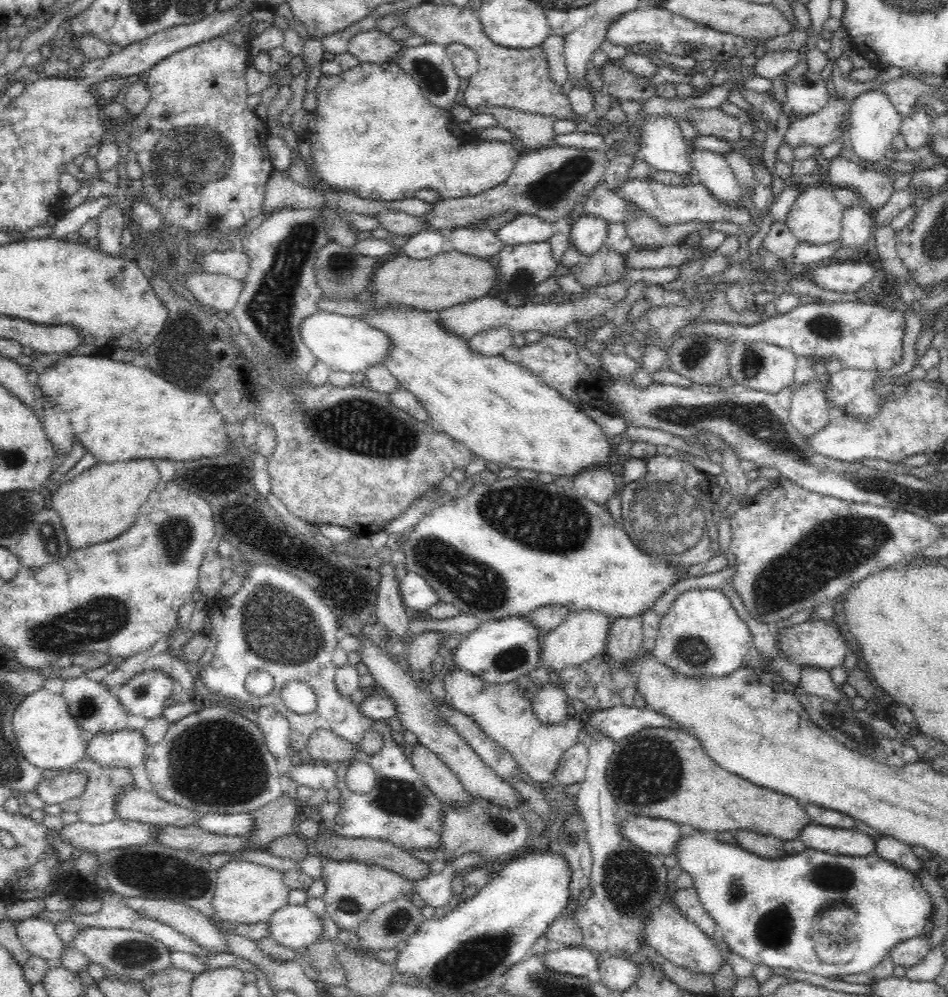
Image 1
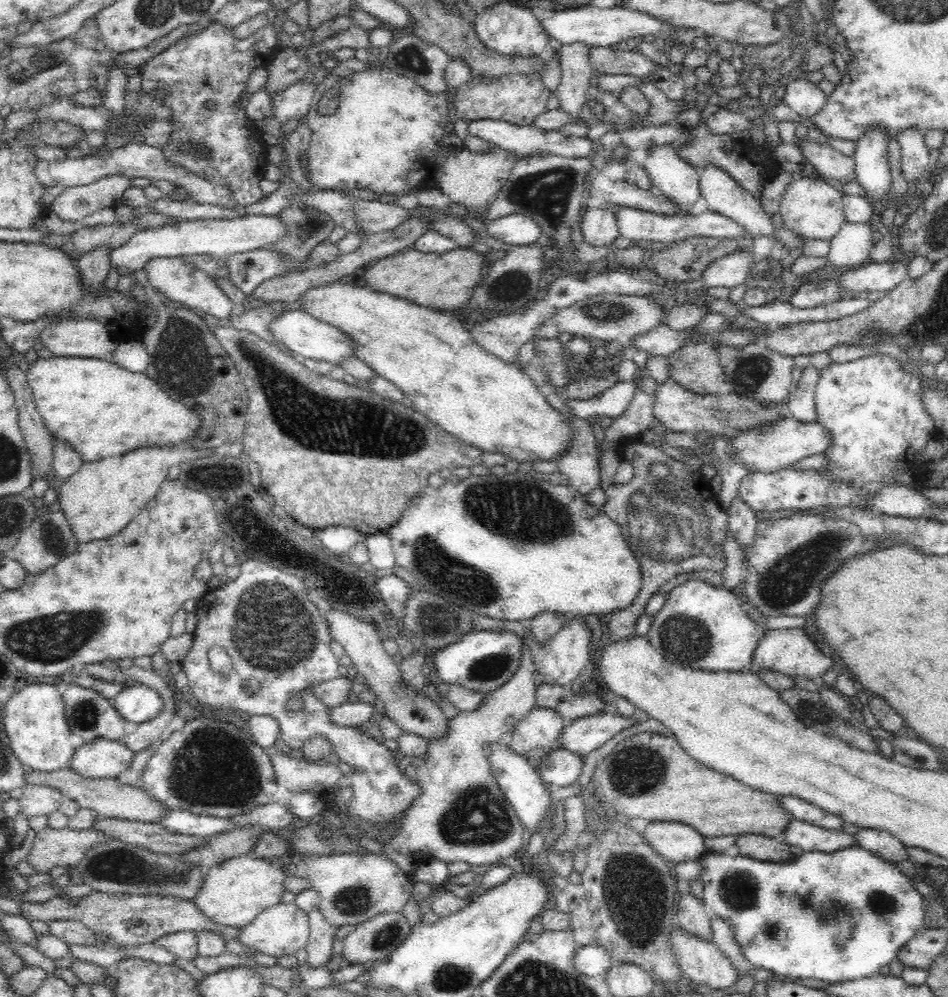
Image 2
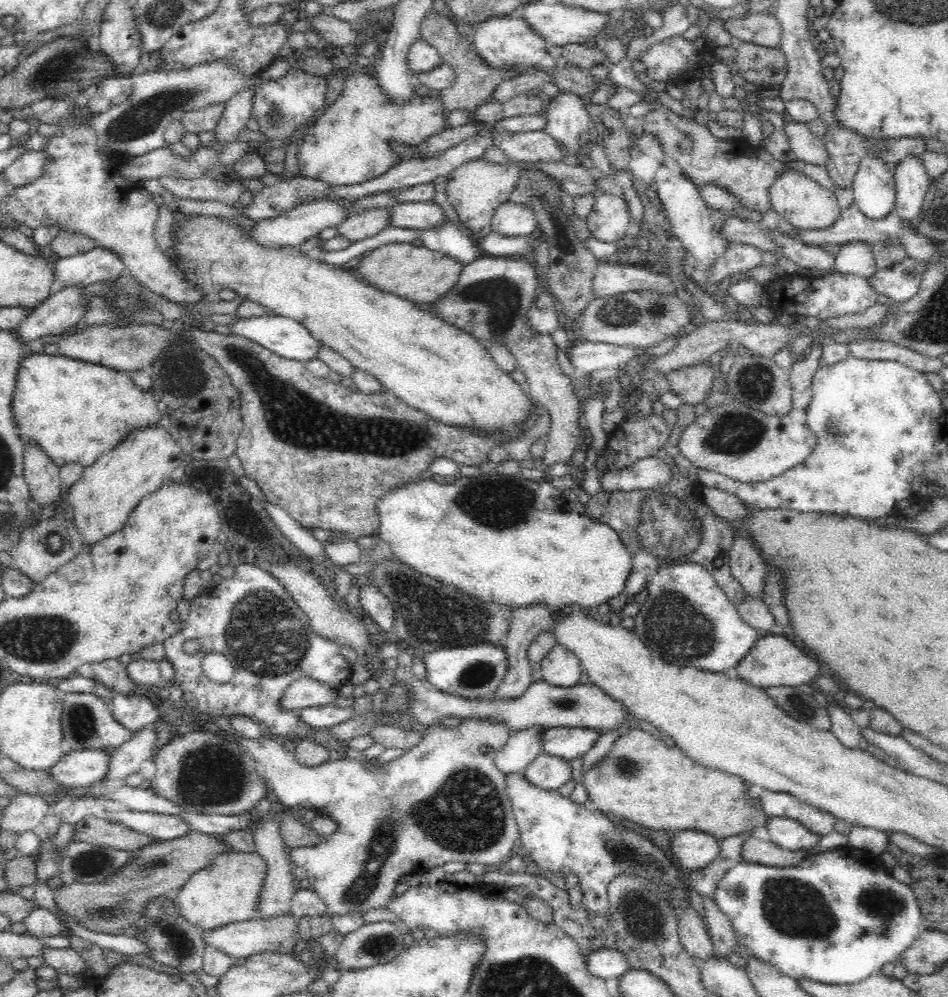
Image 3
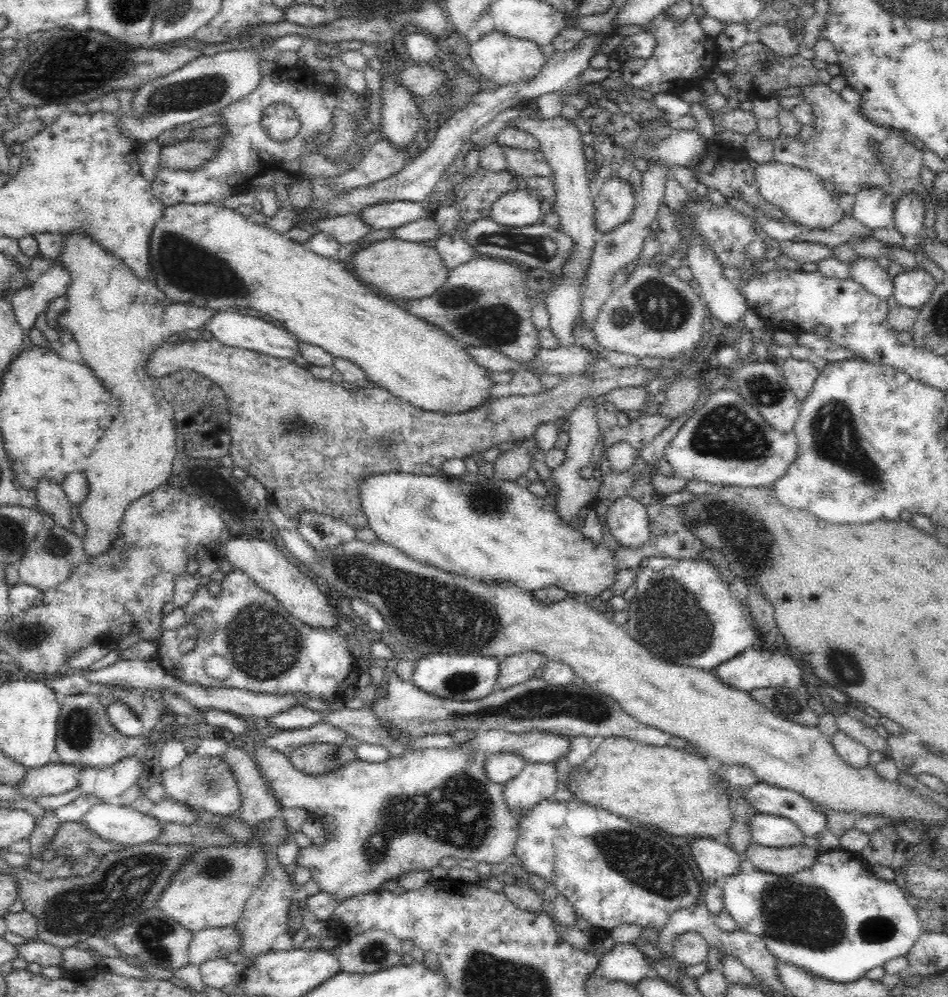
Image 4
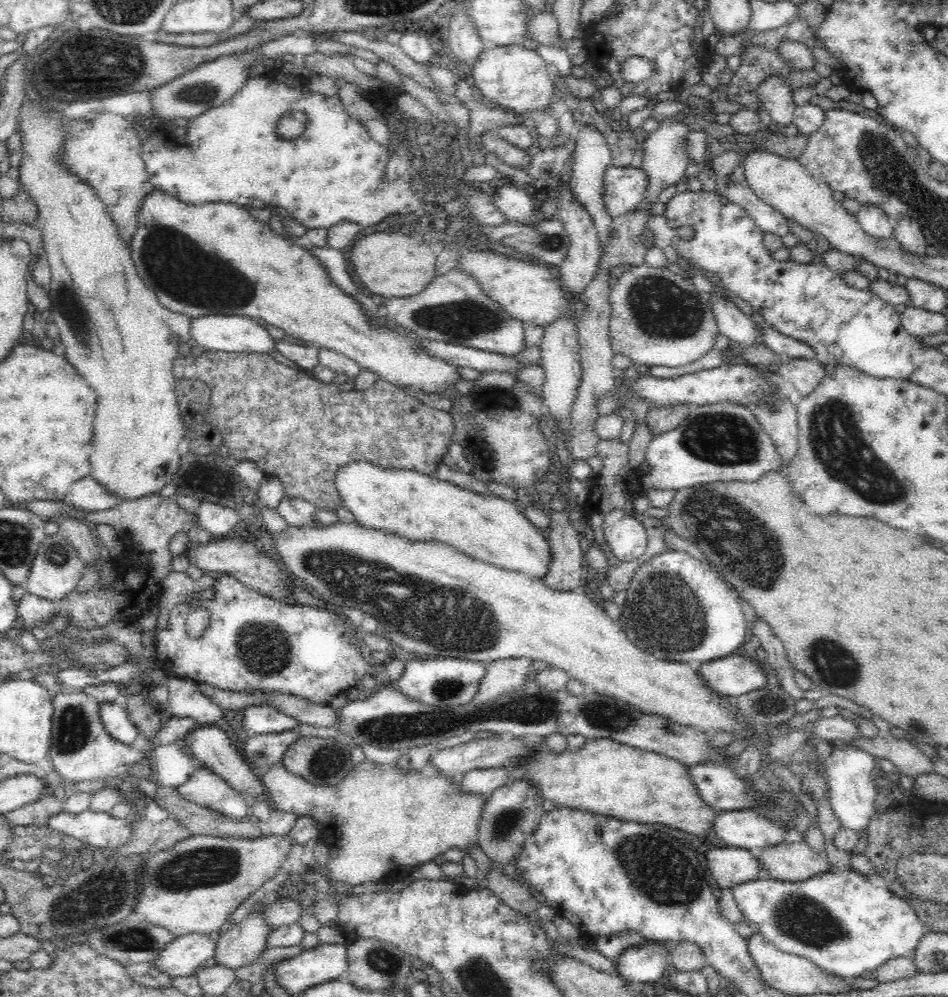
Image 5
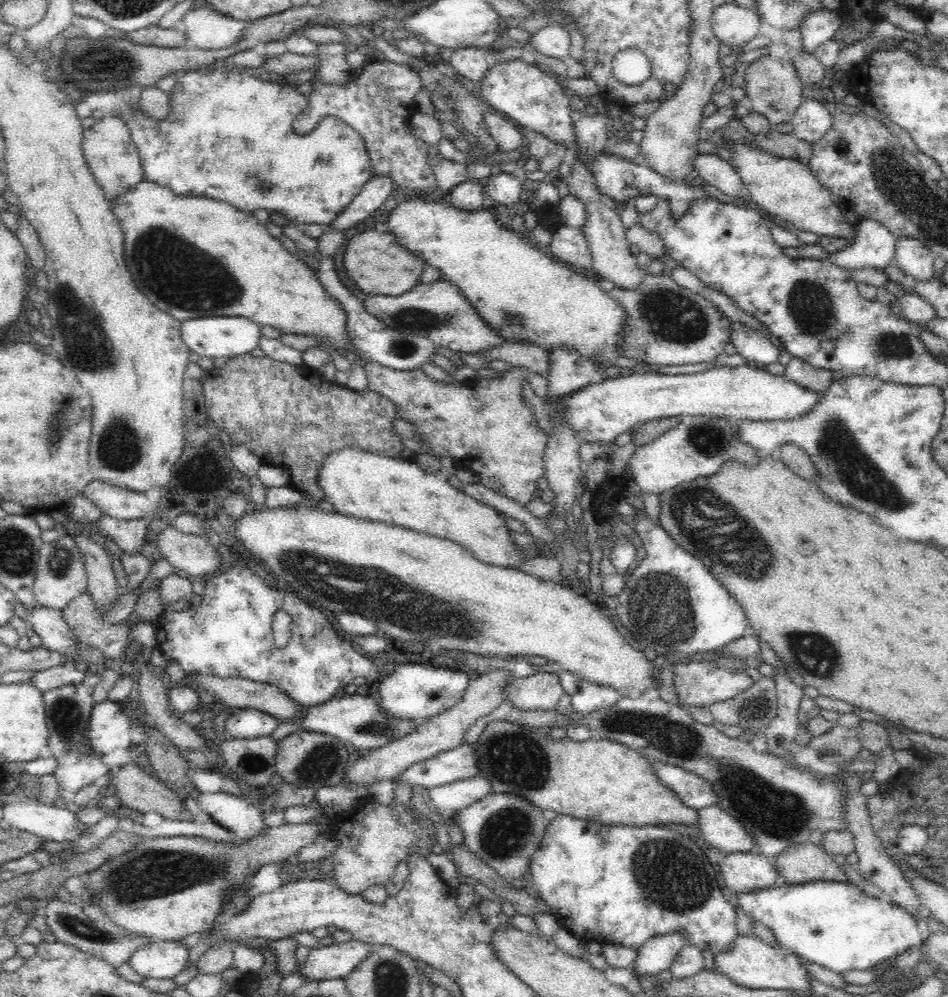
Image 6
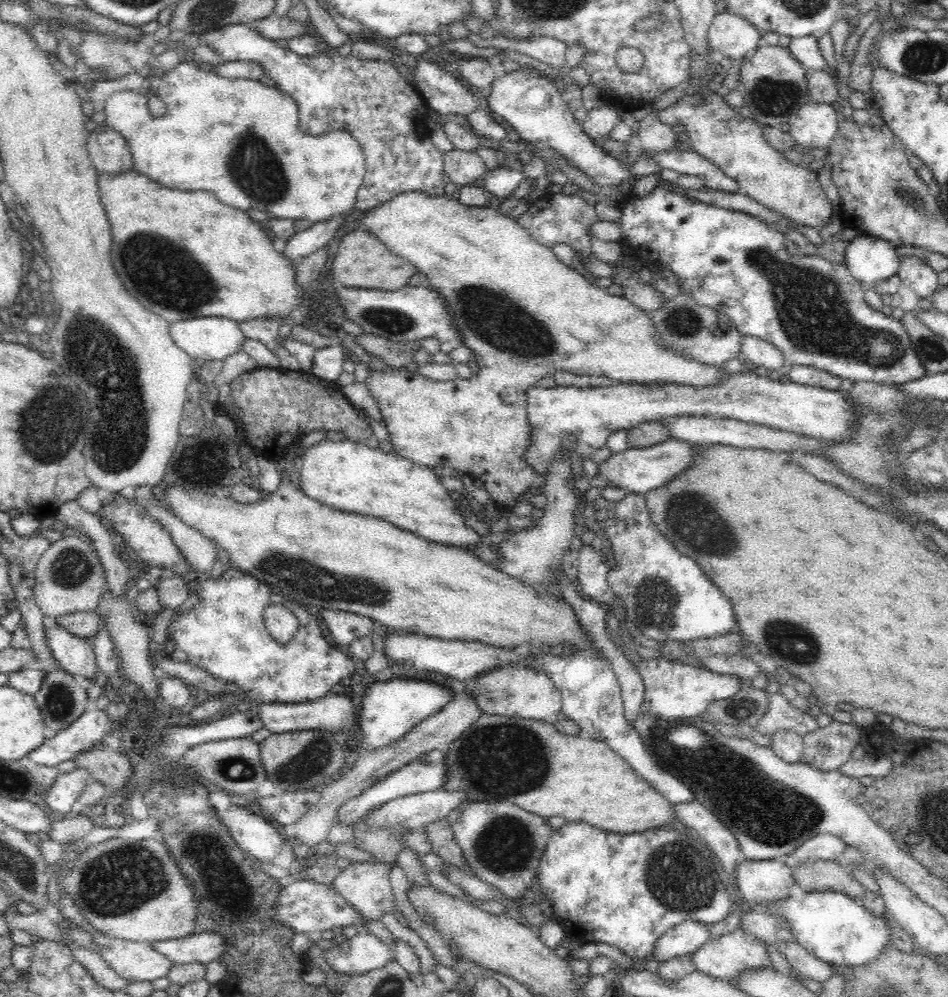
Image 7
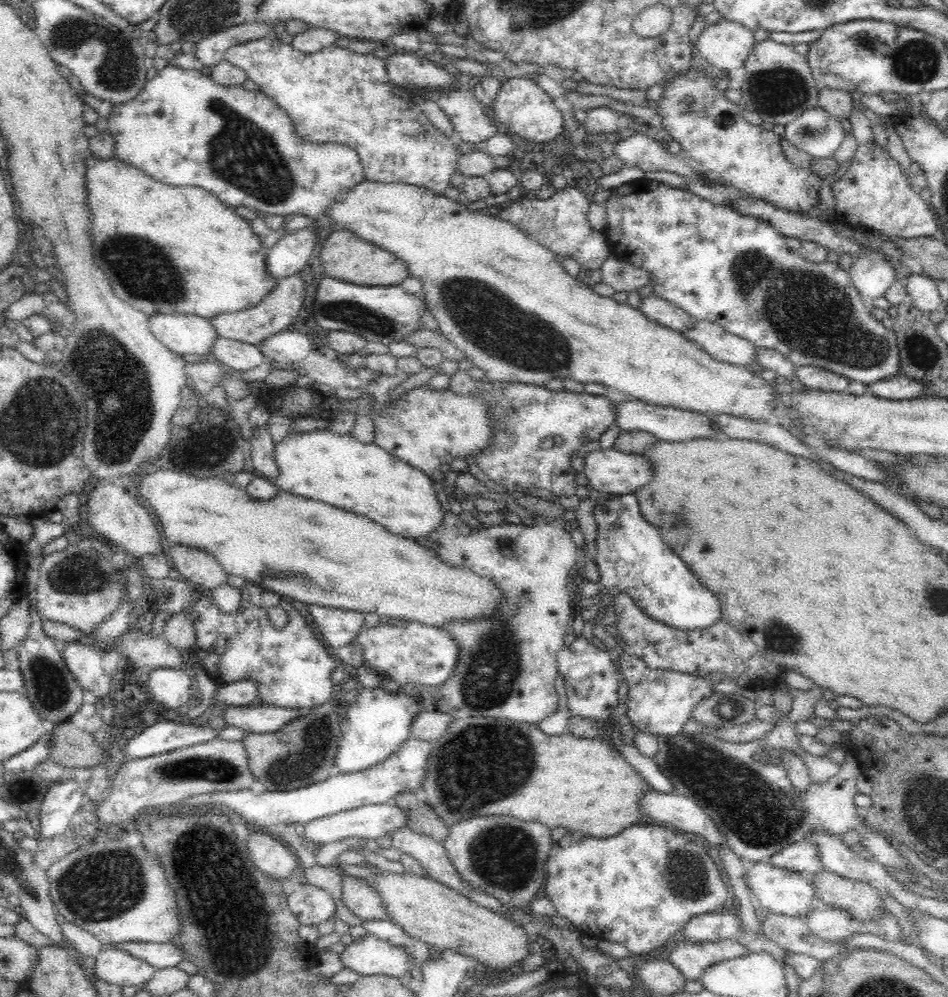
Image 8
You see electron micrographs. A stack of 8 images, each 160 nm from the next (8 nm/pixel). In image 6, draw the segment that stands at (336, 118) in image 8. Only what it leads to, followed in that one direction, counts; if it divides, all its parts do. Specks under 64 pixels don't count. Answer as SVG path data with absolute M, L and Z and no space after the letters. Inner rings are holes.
M198 8L182 18L182 28L189 45L202 50L223 49L235 45L247 22L223 16L210 8ZM384 59L364 61L360 67L352 69L344 83L324 82L318 77L312 79L313 90L306 97L306 108L293 122L296 134L303 135L313 131L324 117L336 117L352 127L364 141L372 177L386 176L394 183L394 192L407 192L411 196L422 196L424 192L433 192L437 186L437 178L429 163L429 145L412 132L409 116L418 111L415 101L416 94L423 88L422 80L416 71Z

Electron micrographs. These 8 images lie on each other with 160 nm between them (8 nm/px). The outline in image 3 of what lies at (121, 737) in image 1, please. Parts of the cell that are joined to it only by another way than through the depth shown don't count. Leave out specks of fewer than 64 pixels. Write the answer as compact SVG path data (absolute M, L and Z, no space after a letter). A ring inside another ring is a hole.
M104 750L70 751L46 771L62 788L90 786L104 779L108 760L110 754Z

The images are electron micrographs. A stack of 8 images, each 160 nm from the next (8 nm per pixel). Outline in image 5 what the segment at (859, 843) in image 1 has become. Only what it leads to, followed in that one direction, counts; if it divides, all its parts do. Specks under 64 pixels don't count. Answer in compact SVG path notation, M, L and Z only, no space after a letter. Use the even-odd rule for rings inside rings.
M740 809L719 811L711 832L716 832L718 840L724 842L723 846L750 850L778 844L788 827L782 821L772 821L750 809Z

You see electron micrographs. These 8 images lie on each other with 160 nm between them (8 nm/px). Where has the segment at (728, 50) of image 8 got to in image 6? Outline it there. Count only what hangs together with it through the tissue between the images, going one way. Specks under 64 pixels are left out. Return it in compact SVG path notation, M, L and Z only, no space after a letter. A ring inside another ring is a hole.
M722 4L711 15L711 28L720 44L729 46L731 54L741 54L742 49L760 33L759 14L754 9L736 4Z

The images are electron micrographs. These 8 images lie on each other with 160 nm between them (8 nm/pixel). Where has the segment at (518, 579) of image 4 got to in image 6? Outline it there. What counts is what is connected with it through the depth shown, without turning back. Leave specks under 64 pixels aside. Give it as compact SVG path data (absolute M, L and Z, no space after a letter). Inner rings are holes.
M358 448L332 452L318 472L319 486L336 513L402 526L461 544L476 560L503 568L526 561L510 541L504 514L452 487L440 473L428 474L414 460L380 456Z

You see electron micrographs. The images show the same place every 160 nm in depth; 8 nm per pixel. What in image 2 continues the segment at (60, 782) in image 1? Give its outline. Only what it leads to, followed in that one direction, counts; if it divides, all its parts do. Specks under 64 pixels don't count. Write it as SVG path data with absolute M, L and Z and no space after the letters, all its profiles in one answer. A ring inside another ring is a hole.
M25 784L21 789L22 795L18 803L20 803L20 813L27 820L34 816L49 815L58 810L64 797L60 791L46 785Z

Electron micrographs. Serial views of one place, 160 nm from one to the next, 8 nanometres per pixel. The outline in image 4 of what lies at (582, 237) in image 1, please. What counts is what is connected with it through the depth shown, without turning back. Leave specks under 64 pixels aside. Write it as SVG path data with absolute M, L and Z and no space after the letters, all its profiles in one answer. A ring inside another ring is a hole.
M605 172L600 192L594 197L595 225L599 234L624 224L636 206L632 183Z

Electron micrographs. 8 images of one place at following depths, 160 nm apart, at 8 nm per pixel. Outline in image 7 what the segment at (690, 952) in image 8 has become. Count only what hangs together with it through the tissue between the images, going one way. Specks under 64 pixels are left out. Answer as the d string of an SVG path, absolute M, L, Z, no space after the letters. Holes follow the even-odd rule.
M740 926L728 934L706 942L704 946L698 948L690 956L692 956L692 963L696 972L702 972L711 978L724 981L730 981L746 970L771 966L765 943L754 937L754 935L746 933Z

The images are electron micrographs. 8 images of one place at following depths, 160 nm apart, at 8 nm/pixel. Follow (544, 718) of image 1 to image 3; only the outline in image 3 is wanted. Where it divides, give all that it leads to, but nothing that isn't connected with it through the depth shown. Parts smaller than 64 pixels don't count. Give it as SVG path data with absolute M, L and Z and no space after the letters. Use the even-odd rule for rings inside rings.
M544 727L517 730L508 737L506 744L496 751L494 764L498 771L507 774L523 772L540 754Z

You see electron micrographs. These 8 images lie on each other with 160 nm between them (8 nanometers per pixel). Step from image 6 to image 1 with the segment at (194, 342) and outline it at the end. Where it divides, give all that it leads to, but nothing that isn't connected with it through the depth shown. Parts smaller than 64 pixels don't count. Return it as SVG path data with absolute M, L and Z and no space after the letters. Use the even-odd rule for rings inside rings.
M316 311L306 316L298 327L304 345L314 353L318 361L327 364L331 370L348 373L366 370L368 366L380 364L390 350L390 337L386 333L366 325L355 316Z

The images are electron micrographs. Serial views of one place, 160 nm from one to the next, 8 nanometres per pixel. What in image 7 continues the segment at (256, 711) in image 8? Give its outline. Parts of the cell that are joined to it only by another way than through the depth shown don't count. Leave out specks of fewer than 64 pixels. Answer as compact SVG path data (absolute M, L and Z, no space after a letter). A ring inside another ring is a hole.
M328 693L322 698L305 703L259 703L257 704L257 716L262 722L262 728L272 733L282 734L298 730L330 730L330 732L346 732L348 736L358 728L356 722L356 710L352 705L350 694Z

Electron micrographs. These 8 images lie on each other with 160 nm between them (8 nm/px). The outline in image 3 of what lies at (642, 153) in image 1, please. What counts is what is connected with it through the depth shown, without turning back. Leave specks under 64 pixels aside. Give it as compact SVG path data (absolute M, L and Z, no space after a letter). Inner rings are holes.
M659 167L654 174L658 185L658 198L667 215L668 223L672 227L672 233L686 248L690 259L695 263L696 268L707 273L717 261L720 254L717 239L714 236L713 222L710 220L710 207L700 196L700 189L690 178L684 179L680 175L673 174L667 167Z

